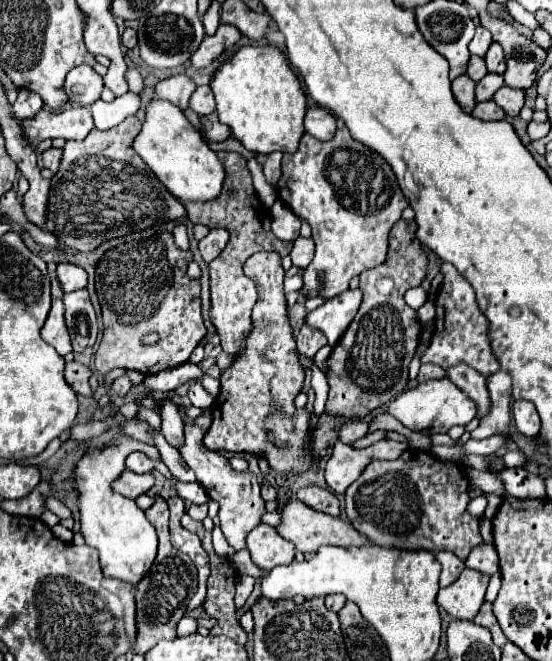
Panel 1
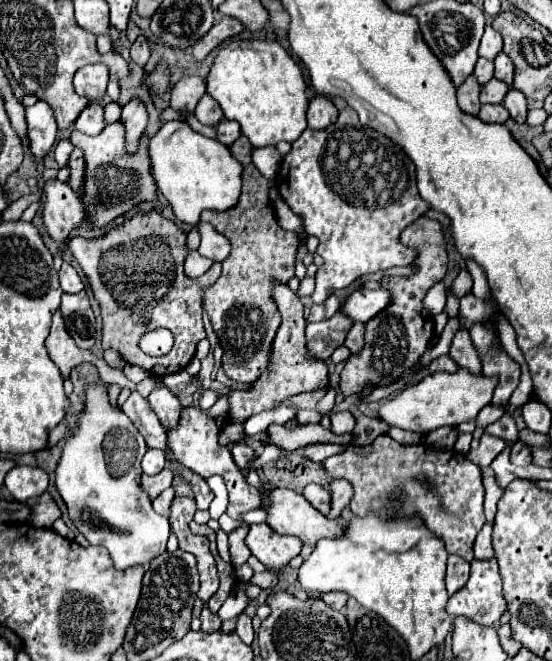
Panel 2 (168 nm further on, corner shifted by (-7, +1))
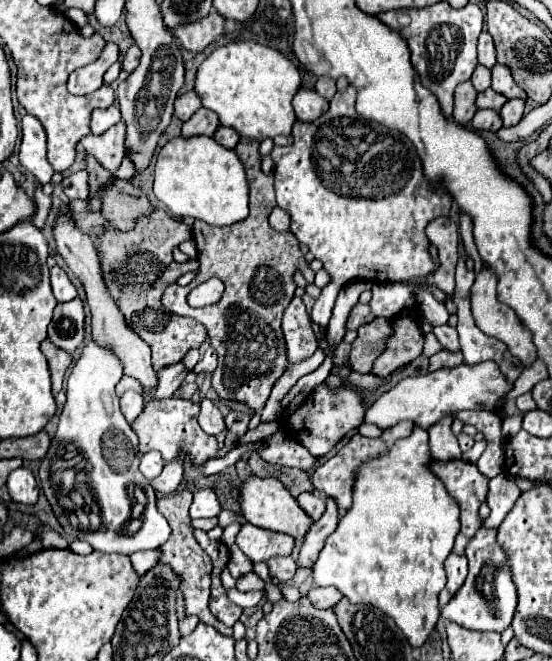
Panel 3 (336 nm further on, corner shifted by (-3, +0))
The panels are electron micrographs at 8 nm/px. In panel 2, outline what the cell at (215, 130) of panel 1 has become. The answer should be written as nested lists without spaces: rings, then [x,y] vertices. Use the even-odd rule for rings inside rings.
[[[221,120],[217,124],[217,140],[225,146],[231,146],[237,138],[241,136],[241,128],[237,122],[231,122],[231,120]]]

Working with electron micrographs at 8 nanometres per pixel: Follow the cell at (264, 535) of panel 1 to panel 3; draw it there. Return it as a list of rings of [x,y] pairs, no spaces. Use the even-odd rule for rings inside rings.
[[[245,523],[237,535],[237,545],[253,563],[257,563],[257,561],[269,561],[271,557],[277,555],[291,555],[295,539],[283,533],[265,531]]]

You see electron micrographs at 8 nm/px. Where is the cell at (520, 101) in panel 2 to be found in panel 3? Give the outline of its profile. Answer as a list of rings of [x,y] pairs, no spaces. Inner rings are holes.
[[[509,99],[499,111],[501,119],[503,119],[503,127],[517,125],[521,121],[521,117],[523,117],[523,107],[525,107],[523,99]]]

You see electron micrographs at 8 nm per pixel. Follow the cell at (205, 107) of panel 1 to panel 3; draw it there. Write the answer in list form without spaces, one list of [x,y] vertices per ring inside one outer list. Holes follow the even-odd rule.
[[[201,107],[195,111],[195,115],[183,123],[183,133],[181,135],[207,135],[207,137],[213,137],[215,129],[219,127],[219,119],[213,111]]]

